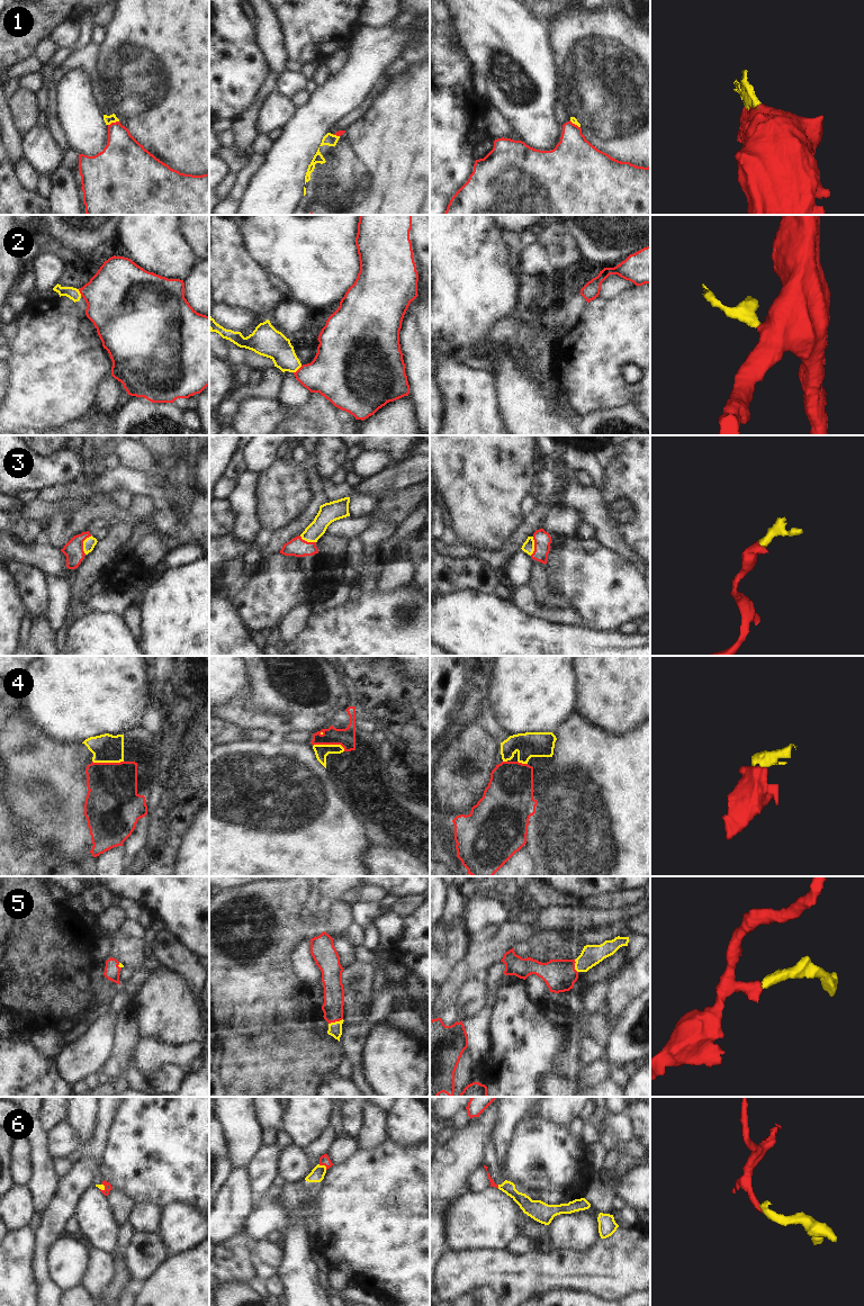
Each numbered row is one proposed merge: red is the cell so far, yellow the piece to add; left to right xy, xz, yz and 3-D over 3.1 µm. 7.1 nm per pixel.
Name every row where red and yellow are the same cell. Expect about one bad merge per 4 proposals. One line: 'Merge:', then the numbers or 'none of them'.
Merge: 3, 5, 6

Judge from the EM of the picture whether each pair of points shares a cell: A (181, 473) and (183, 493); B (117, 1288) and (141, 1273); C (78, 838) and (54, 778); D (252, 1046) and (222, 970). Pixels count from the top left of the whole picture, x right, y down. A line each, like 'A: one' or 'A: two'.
A: one
B: two
C: one
D: one

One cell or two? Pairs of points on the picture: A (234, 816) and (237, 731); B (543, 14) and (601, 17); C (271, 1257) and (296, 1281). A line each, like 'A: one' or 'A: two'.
A: two
B: two
C: two

